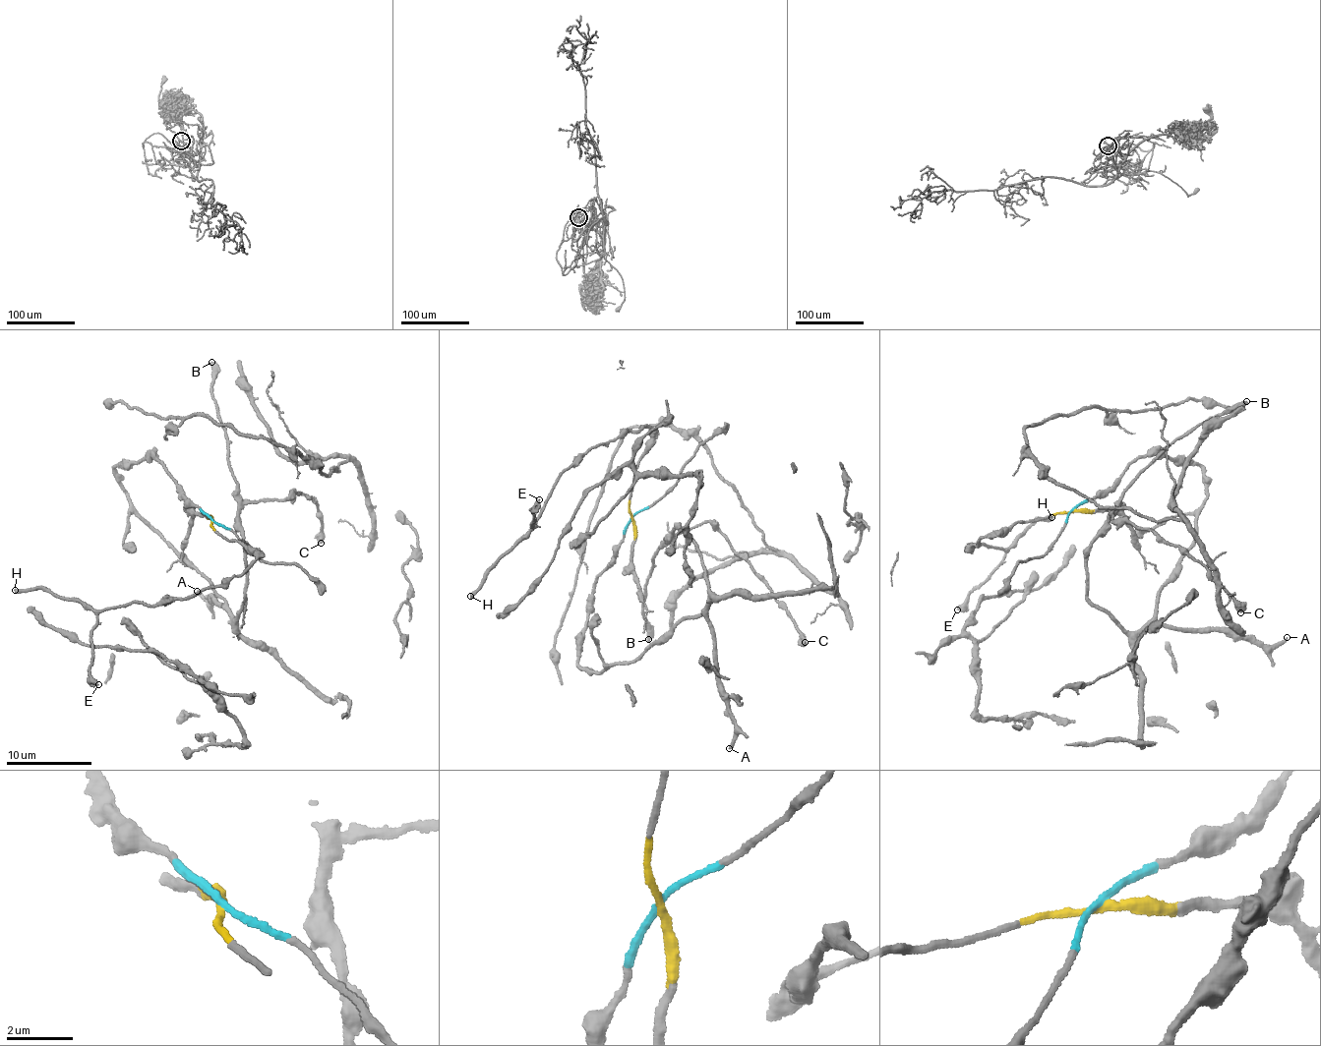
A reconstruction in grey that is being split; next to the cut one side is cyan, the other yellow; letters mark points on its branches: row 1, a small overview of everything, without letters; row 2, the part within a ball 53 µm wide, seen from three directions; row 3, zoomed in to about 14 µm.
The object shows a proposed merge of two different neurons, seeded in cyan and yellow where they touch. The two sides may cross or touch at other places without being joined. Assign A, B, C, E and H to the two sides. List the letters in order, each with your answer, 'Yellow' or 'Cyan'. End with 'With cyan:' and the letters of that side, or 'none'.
A: Cyan
B: Cyan
C: Cyan
E: Yellow
H: Yellow
With cyan: A, B, C

